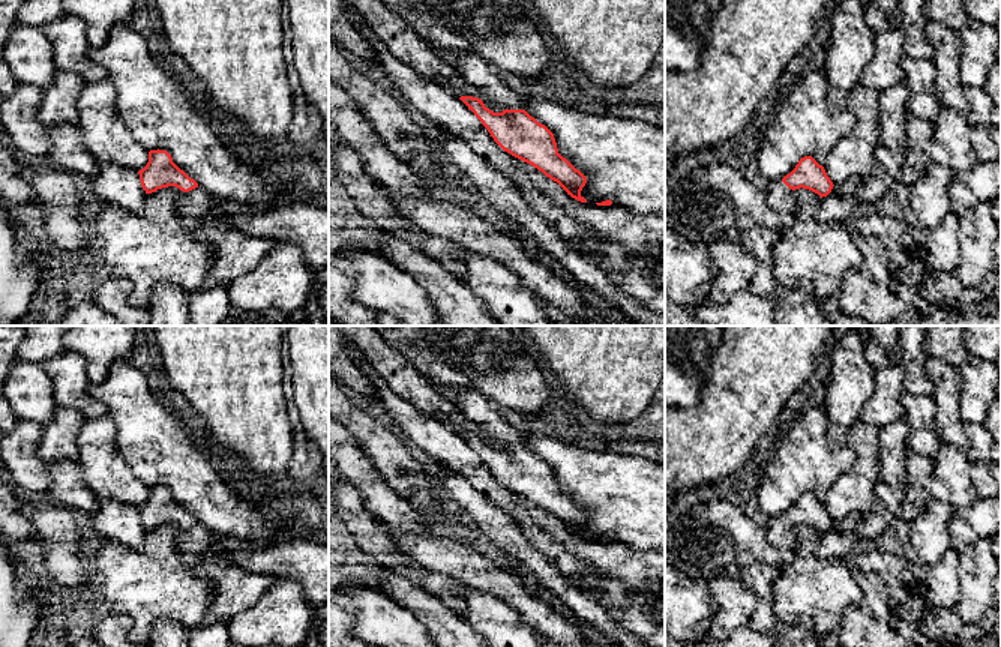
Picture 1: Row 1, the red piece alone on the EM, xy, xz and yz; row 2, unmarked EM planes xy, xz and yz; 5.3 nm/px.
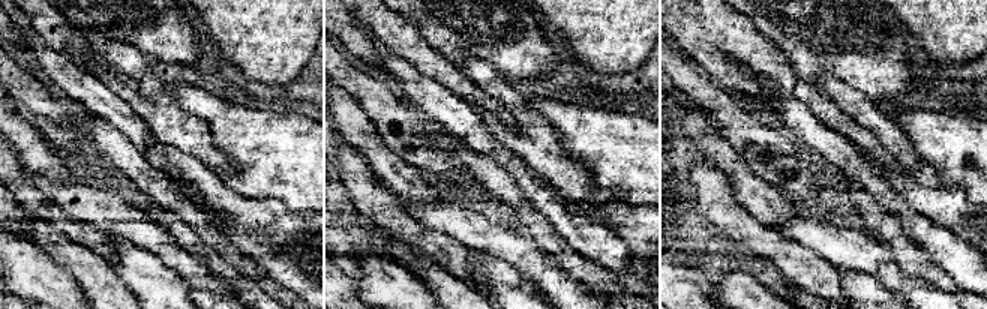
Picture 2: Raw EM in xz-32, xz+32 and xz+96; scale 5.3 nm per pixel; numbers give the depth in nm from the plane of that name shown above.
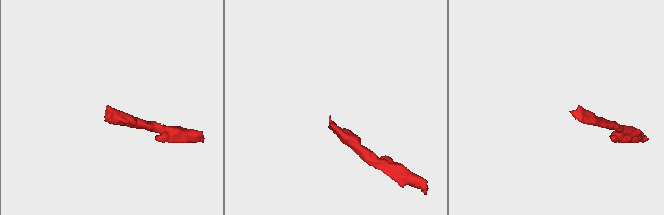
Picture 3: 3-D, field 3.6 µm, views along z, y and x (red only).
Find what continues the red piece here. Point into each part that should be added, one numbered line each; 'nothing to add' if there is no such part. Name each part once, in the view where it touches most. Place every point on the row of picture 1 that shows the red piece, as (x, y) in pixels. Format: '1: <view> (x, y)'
1: xz (473, 69)

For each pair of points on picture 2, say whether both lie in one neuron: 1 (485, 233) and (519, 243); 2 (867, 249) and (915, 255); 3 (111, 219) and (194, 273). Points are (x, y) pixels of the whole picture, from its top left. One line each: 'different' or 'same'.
1: same
2: different
3: same

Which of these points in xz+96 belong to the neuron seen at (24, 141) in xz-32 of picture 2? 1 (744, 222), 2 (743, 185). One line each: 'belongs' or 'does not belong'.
1: does not belong
2: belongs

